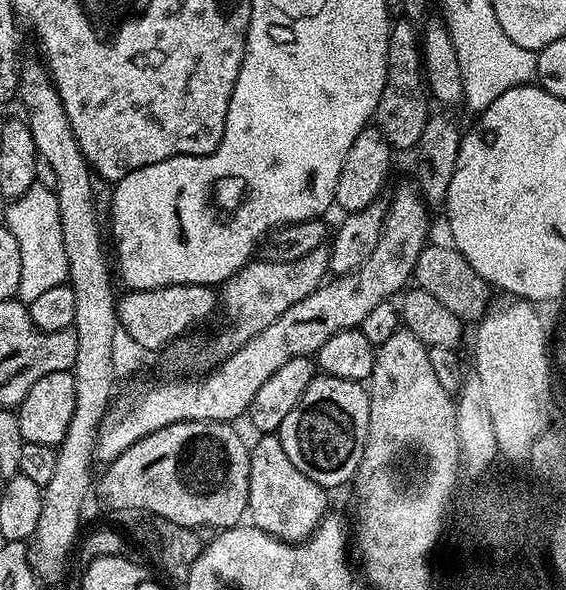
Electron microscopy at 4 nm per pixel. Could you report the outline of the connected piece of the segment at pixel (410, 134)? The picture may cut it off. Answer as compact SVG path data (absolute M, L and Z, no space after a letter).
M400 18L388 29L388 69L386 70L386 82L382 90L382 98L376 107L374 117L375 127L386 138L386 142L397 153L415 149L416 144L422 138L422 130L426 130L426 122L430 115L430 93L424 83L424 62L420 51L418 39L418 28L413 21L407 18Z

